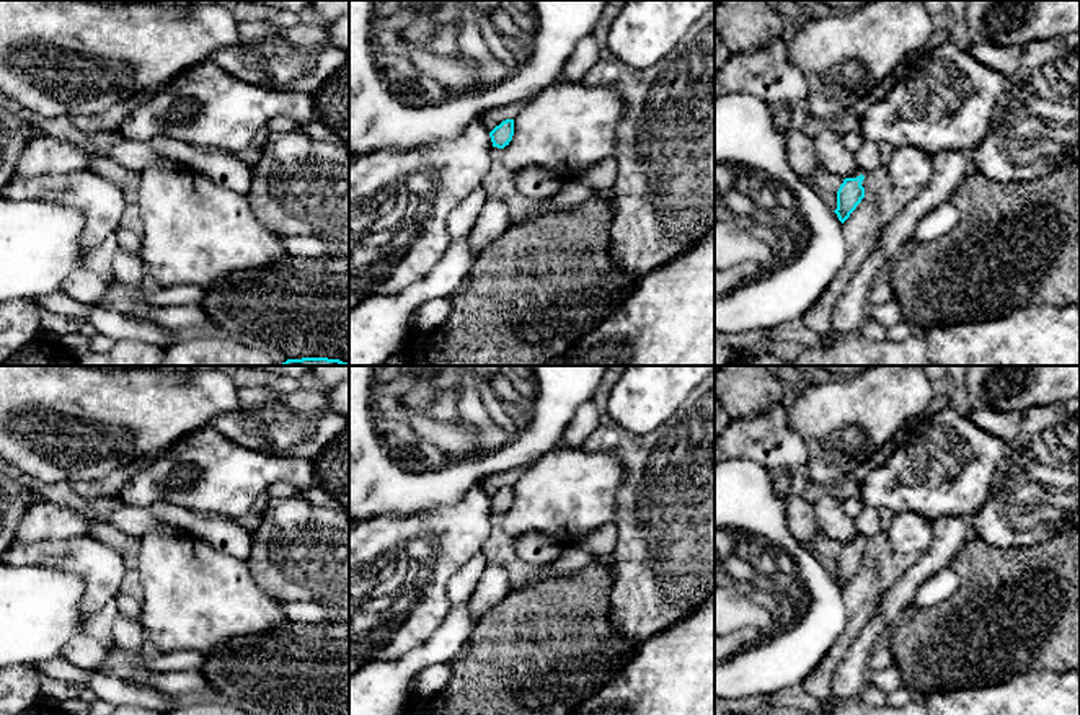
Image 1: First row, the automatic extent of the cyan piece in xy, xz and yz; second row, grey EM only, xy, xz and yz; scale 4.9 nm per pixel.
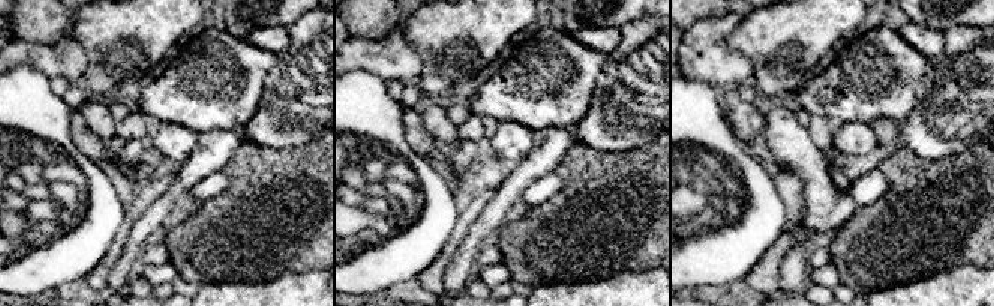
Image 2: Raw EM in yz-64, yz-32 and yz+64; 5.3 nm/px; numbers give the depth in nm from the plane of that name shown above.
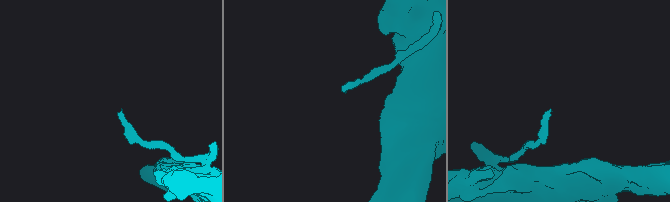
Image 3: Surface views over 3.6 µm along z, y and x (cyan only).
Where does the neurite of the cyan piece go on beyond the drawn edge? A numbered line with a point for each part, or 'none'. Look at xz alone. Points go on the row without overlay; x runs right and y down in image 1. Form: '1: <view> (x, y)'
none

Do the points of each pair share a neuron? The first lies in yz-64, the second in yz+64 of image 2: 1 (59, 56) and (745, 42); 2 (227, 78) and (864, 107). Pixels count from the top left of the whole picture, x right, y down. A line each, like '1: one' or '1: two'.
1: two
2: one

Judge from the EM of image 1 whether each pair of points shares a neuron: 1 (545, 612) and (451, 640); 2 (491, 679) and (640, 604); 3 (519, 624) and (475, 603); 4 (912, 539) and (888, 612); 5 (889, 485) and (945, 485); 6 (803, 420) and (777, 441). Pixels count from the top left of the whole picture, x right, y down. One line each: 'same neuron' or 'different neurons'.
1: different neurons
2: different neurons
3: different neurons
4: different neurons
5: same neuron
6: different neurons

